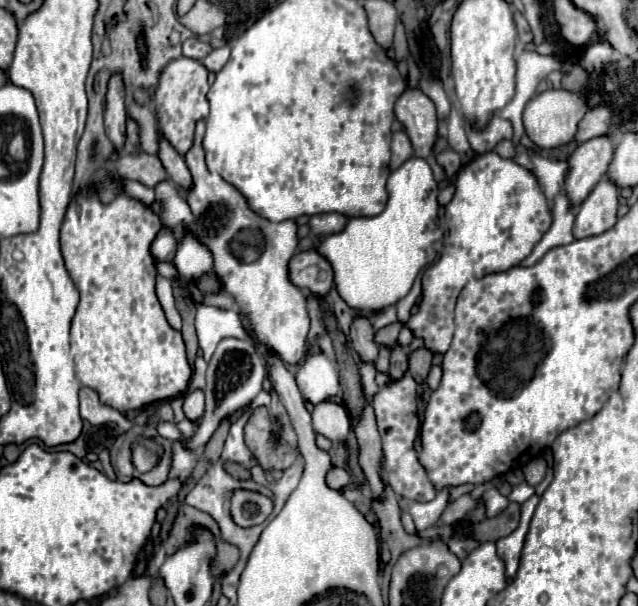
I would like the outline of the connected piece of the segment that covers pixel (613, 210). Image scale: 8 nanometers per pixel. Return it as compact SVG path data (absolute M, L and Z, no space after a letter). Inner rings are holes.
M607 176L589 192L589 196L579 204L573 236L589 238L603 234L617 222L617 206L619 206L619 188L607 180Z

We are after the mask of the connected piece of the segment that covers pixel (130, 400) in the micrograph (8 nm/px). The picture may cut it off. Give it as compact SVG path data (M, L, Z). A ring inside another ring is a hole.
M93 186L81 188L73 198L75 200L71 200L61 226L61 252L65 266L81 292L77 312L71 322L71 346L79 382L97 390L101 402L117 408L119 412L139 410L153 402L185 394L193 370L187 362L181 332L167 324L159 298L155 296L157 260L151 254L151 244L161 228L159 216L151 206L127 196L123 190L109 204L101 202L99 192Z

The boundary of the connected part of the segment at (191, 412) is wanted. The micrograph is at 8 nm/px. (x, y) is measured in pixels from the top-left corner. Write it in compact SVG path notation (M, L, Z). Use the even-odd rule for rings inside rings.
M193 390L185 396L183 402L183 412L187 416L187 420L195 420L199 422L203 418L203 408L205 408L205 396L203 390Z

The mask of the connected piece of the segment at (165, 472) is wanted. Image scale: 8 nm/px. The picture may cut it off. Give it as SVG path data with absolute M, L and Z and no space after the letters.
M161 440L161 444L165 446L165 456L163 456L163 460L161 460L151 472L147 472L147 474L139 474L139 472L135 470L135 478L143 480L143 484L147 484L147 486L161 486L161 484L169 478L172 447L171 444L167 444L167 440Z

